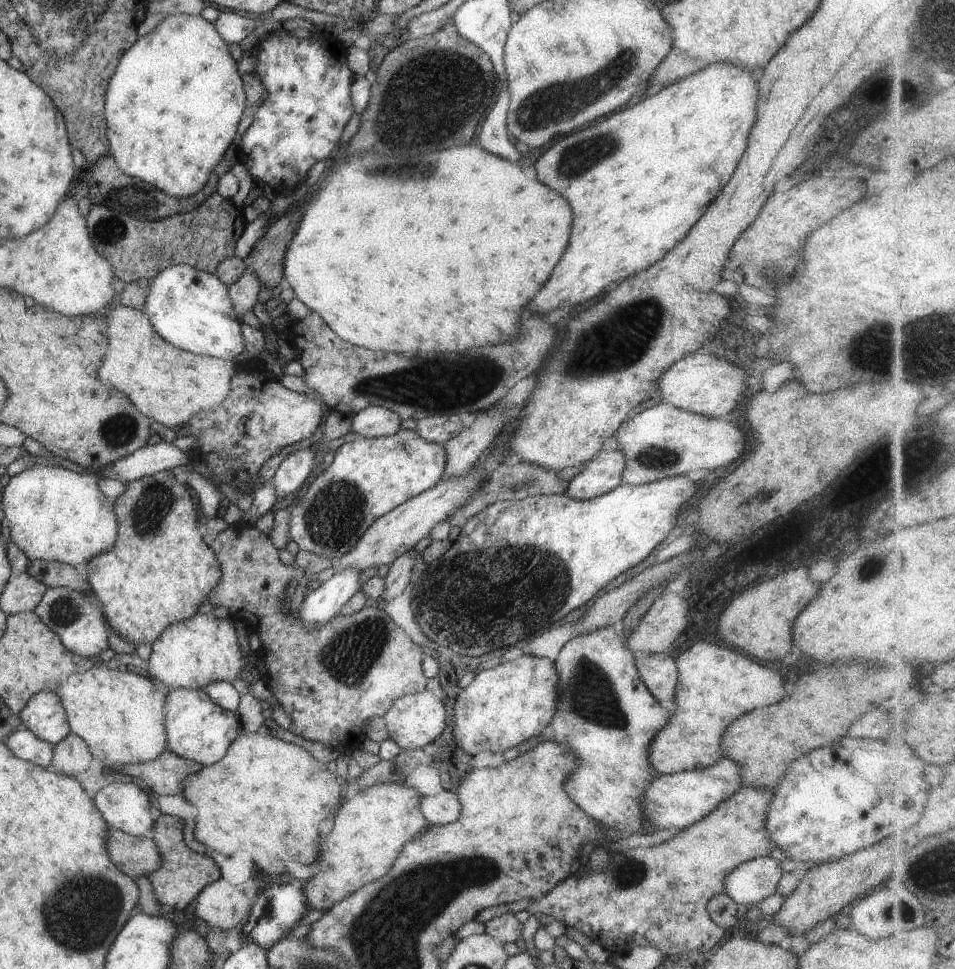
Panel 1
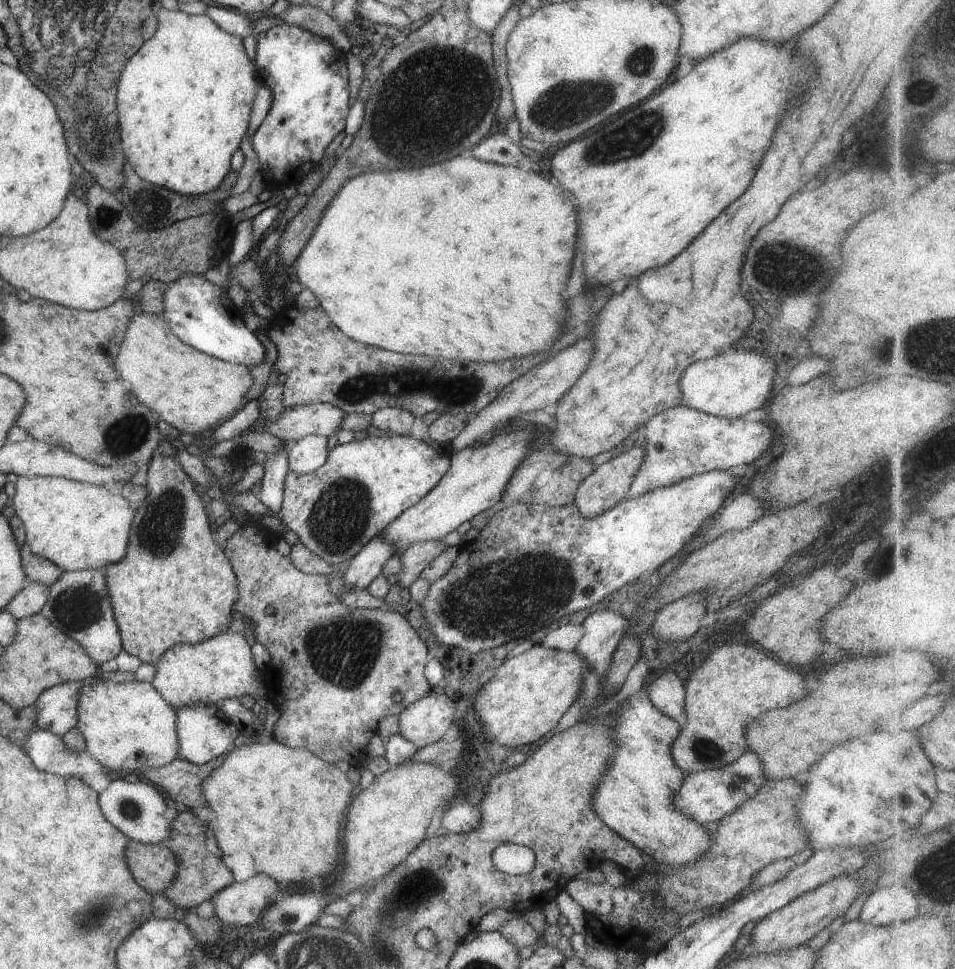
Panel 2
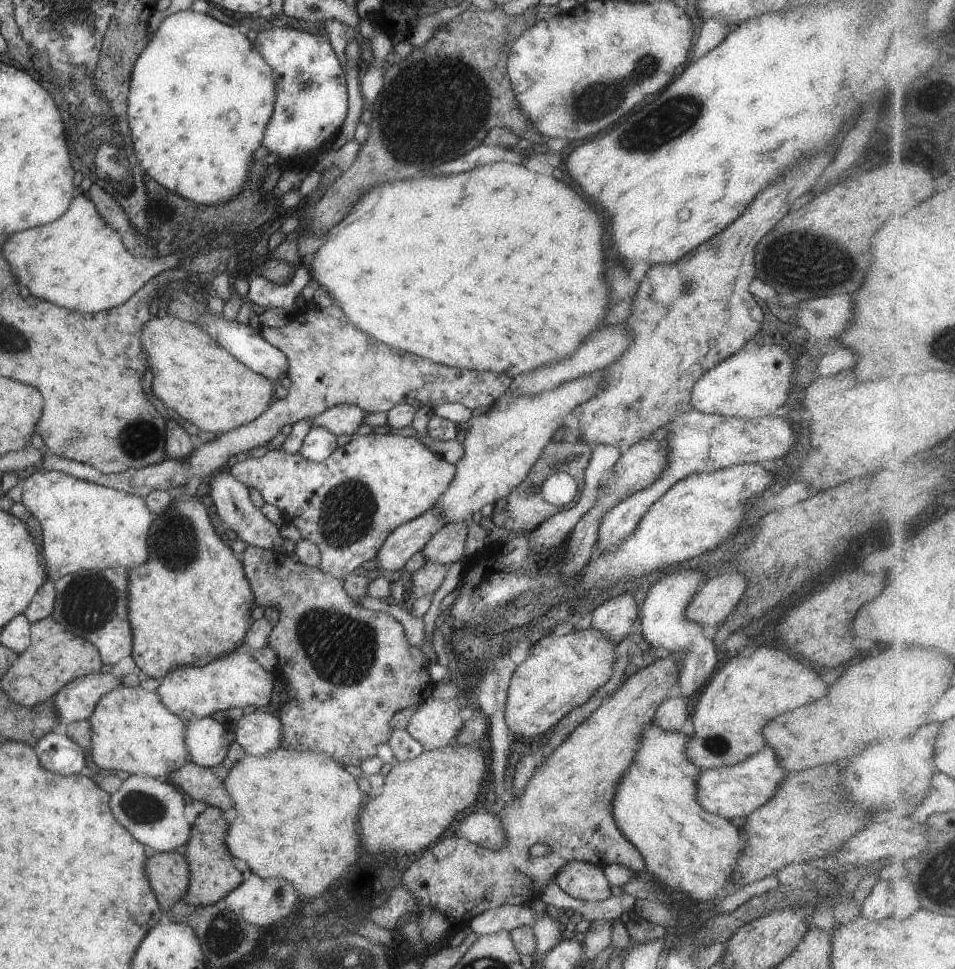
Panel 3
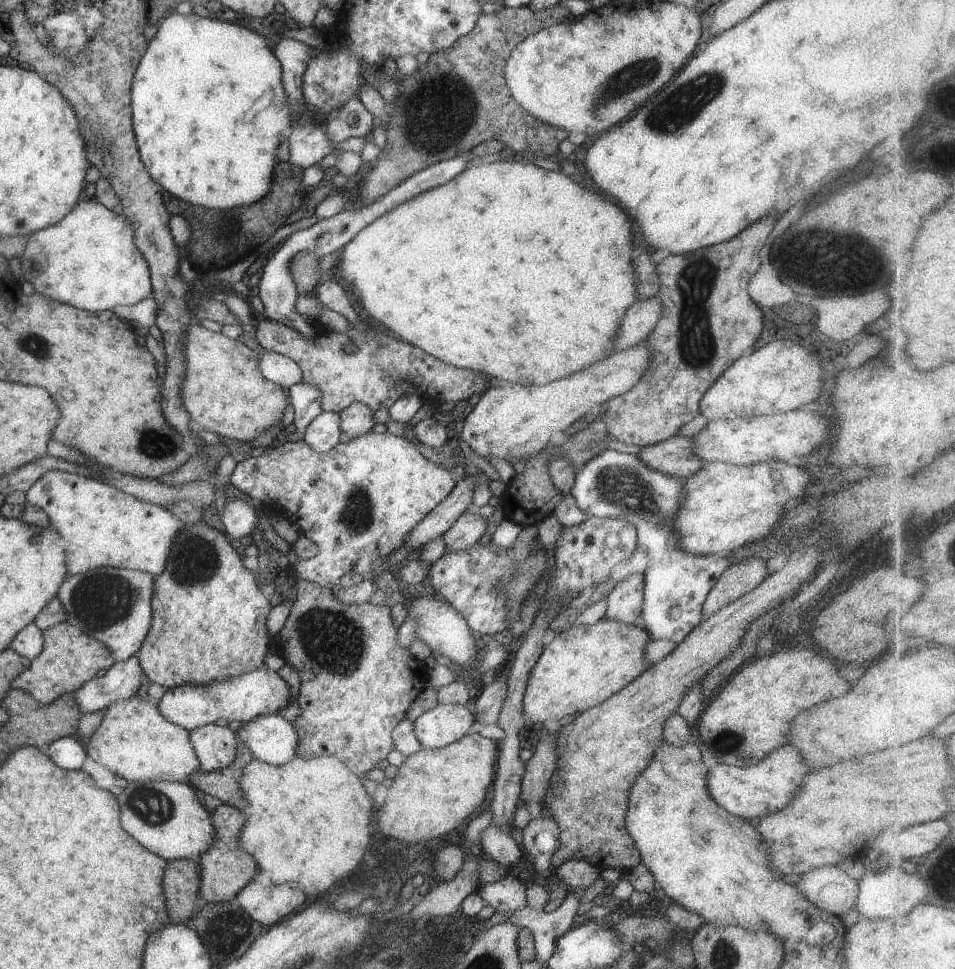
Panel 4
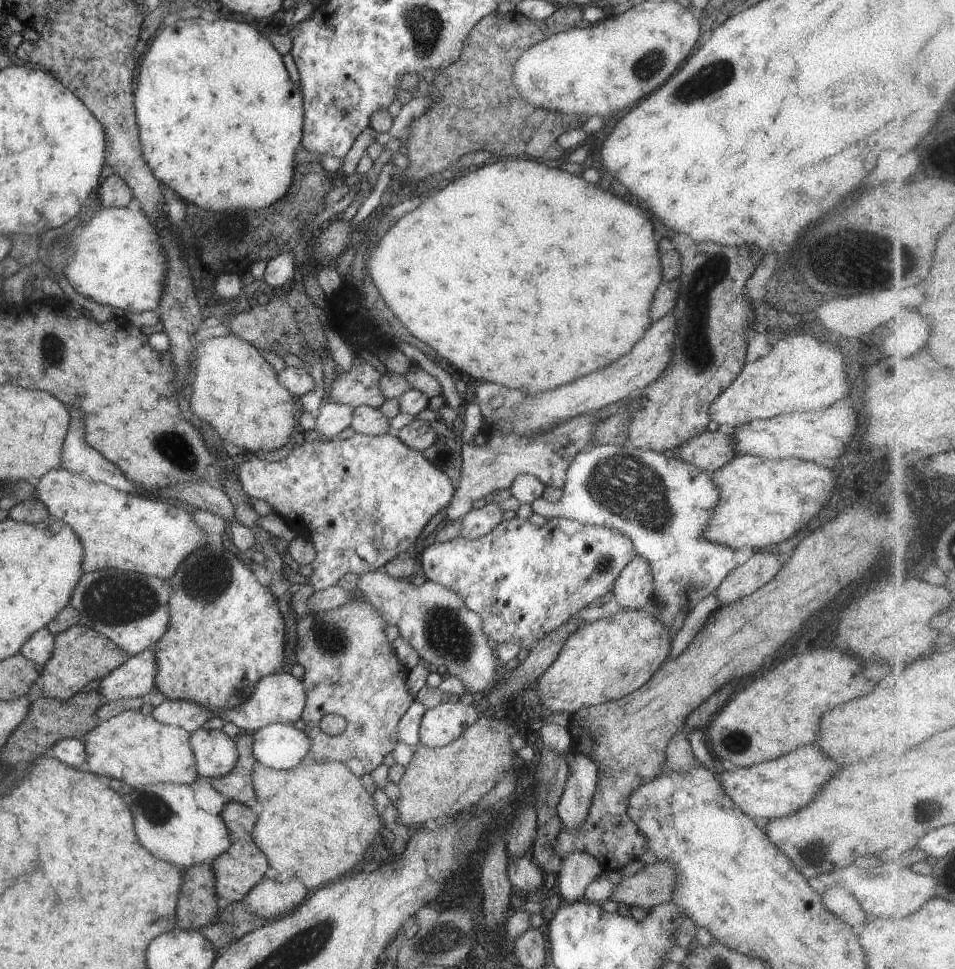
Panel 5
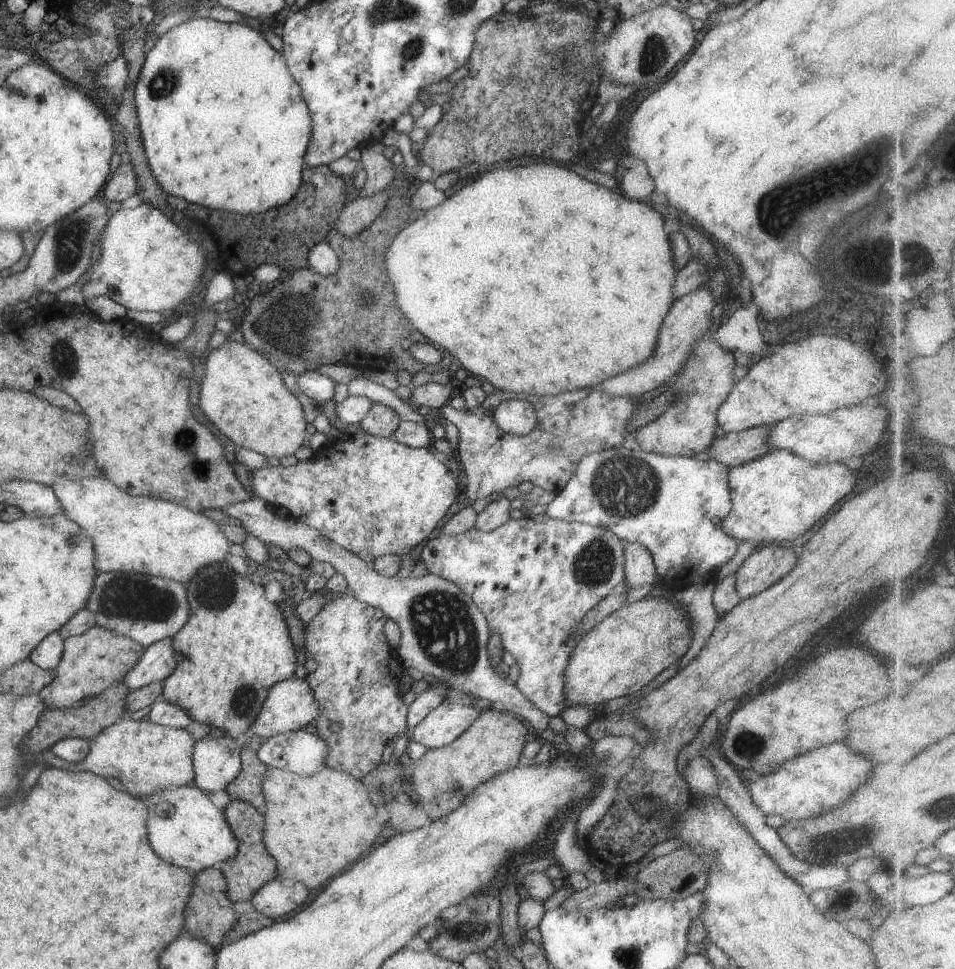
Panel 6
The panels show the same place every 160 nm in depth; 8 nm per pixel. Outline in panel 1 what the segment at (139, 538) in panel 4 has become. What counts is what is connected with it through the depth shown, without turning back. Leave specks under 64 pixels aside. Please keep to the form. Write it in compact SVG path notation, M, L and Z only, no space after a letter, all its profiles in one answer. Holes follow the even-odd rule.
M35 465L34 467L29 467L23 471L9 477L7 485L2 487L2 509L4 512L4 518L7 519L10 540L13 541L23 554L26 554L29 559L41 559L44 561L59 561L60 563L65 563L71 566L77 566L77 564L86 564L88 560L93 559L101 553L107 552L115 542L117 538L118 522L116 521L116 514L114 513L114 500L112 498L107 498L98 487L99 474L86 474L76 473L64 469L61 466L41 466Z

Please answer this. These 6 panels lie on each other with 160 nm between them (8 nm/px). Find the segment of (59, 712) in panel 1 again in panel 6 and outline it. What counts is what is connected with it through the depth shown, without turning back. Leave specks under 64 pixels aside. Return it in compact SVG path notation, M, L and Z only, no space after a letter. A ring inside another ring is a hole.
M163 637L146 646L139 660L122 678L121 683L125 683L128 690L132 691L150 682L167 678L175 665L172 637Z

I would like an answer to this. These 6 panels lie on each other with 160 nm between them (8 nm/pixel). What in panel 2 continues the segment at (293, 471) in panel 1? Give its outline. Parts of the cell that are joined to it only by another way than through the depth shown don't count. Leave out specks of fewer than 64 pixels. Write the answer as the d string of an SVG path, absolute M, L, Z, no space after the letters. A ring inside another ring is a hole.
M305 435L292 443L288 451L288 470L304 475L319 468L328 455L327 439L319 435Z

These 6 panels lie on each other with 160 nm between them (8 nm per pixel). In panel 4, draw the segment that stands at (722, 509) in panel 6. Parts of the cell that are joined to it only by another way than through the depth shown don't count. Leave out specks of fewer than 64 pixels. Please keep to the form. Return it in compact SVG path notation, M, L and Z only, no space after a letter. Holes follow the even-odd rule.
M605 448L583 464L583 468L577 472L577 476L574 476L573 486L569 492L575 500L575 506L581 512L589 514L589 517L621 518L635 526L636 544L644 549L648 558L648 565L643 572L644 593L640 612L643 629L648 632L651 639L667 638L676 644L701 622L703 601L719 575L729 566L725 557L715 559L709 555L690 553L676 545L676 532L673 526L678 508L684 501L683 487L683 478L649 468L634 454L619 453Z

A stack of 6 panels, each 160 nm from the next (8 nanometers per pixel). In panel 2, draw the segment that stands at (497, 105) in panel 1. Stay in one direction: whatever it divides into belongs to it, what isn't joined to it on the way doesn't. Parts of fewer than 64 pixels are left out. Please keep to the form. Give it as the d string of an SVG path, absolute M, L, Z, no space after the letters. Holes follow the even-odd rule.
M495 127L489 136L485 136L477 146L474 146L474 150L477 150L477 154L473 154L473 158L483 162L495 162L495 164L520 168L531 164L519 149L519 145L513 145L505 132Z

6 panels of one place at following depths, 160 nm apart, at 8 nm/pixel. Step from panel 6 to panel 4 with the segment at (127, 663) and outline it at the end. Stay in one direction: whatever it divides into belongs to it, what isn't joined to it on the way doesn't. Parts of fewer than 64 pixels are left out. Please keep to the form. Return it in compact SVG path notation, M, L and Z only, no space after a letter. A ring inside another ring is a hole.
M67 622L46 628L43 638L43 650L10 682L11 689L26 692L38 703L46 705L60 694L73 694L84 682L93 678L98 670L108 669L115 662L112 652L102 642L96 641Z

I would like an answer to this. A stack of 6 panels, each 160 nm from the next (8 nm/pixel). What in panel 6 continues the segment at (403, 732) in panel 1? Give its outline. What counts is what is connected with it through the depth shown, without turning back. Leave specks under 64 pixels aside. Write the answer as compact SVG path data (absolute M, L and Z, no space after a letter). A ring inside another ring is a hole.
M443 702L431 709L411 730L407 730L408 739L421 743L429 749L447 746L471 726L478 713L469 704L458 705Z

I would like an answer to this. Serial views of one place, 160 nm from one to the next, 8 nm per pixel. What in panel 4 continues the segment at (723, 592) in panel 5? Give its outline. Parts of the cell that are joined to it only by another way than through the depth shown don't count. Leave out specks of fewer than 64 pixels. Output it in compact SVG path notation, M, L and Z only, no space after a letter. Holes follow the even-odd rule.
M748 557L737 564L729 564L703 601L703 619L746 592L752 591L765 577L769 576L765 573L764 562L760 558Z

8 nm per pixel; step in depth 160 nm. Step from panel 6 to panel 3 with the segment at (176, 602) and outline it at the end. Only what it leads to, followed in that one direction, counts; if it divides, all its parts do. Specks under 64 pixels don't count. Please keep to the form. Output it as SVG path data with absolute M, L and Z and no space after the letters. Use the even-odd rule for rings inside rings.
M82 570L67 573L54 581L55 598L50 617L73 636L84 638L95 645L102 664L114 665L118 660L129 657L132 649L130 622L128 621L127 572L117 570Z

